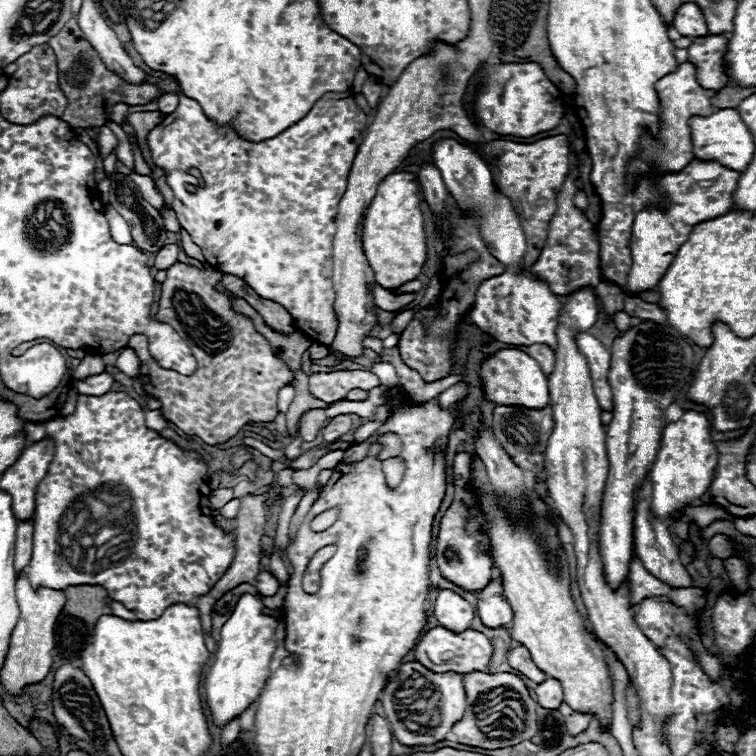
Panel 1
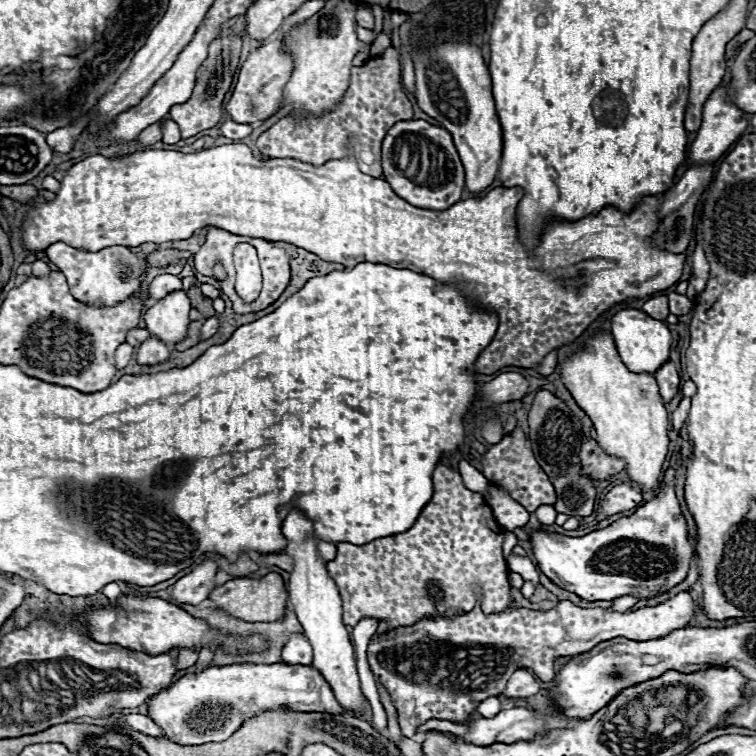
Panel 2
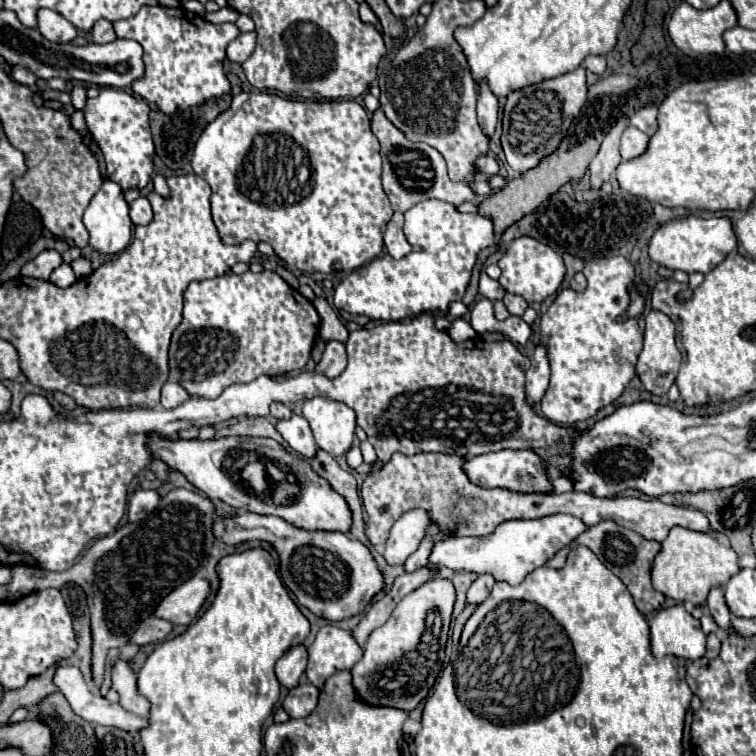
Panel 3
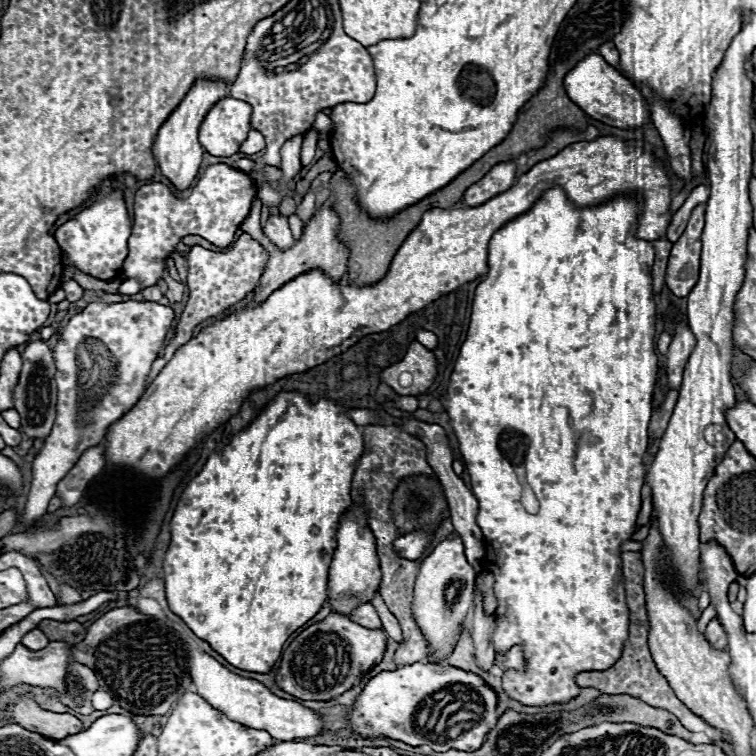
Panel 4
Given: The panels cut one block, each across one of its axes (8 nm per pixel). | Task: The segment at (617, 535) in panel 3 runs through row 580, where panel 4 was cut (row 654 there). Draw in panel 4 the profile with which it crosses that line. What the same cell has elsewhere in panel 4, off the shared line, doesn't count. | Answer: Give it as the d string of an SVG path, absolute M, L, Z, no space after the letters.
M624 552L622 554L622 572L624 572L624 582L626 582L626 602L628 602L628 610L630 610L630 636L624 644L624 652L620 656L620 660L604 670L604 672L580 672L576 676L576 682L582 688L598 688L604 694L630 694L636 696L640 700L644 700L646 704L652 704L654 708L664 708L668 712L672 712L690 732L704 732L708 734L710 740L724 740L724 734L716 728L712 728L710 724L706 724L700 716L692 714L672 692L672 688L668 686L668 680L660 674L660 670L656 668L650 650L648 650L648 630L650 630L650 622L648 622L648 612L646 612L646 594L644 594L644 564L642 564L642 556L638 552Z

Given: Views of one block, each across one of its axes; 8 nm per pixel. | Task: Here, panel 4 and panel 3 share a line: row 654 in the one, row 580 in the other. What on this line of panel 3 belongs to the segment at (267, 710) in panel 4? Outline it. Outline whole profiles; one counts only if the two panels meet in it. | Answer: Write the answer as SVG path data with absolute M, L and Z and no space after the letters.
M190 578L160 602L156 616L170 620L172 624L188 626L198 616L208 594L210 582L206 578Z

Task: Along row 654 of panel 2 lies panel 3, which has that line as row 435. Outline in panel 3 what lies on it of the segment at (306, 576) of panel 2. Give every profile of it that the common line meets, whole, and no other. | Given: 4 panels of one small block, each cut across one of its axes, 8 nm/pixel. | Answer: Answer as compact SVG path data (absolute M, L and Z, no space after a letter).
M316 396L304 402L302 412L324 452L340 456L350 450L356 428L356 412L350 406Z

